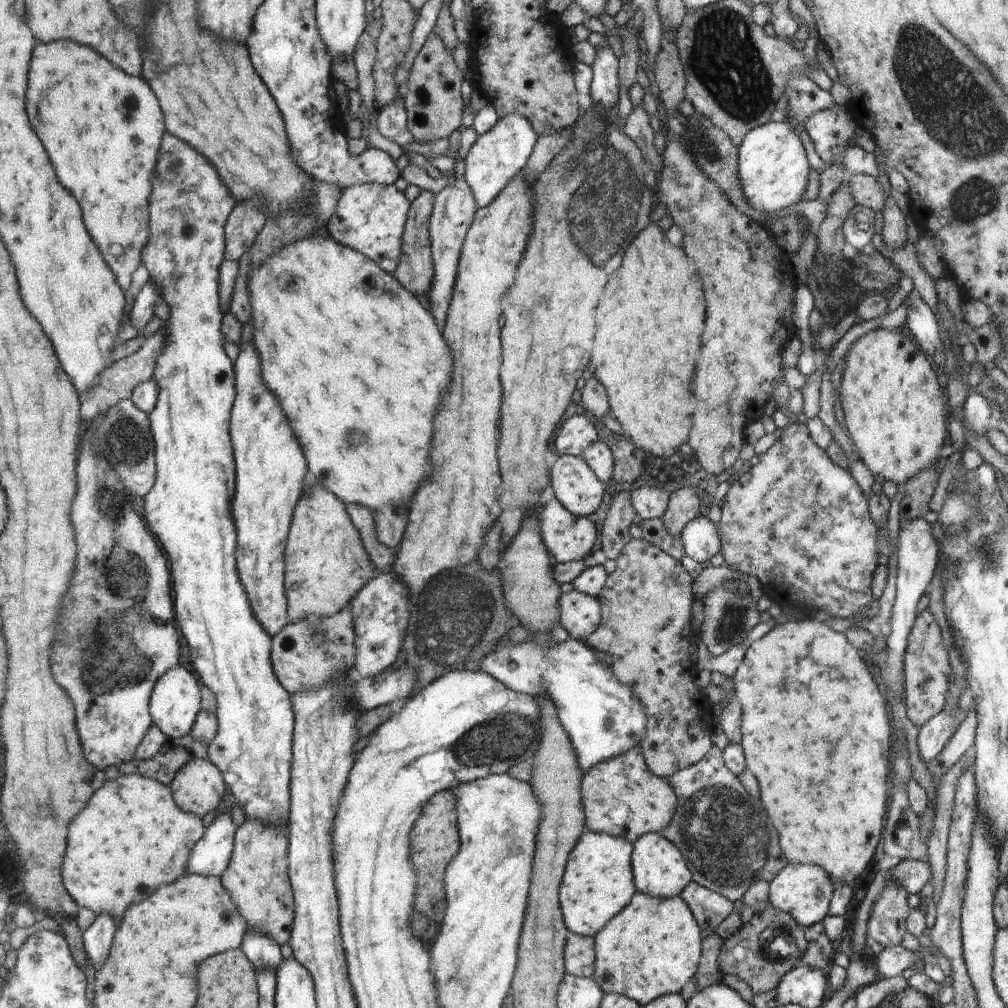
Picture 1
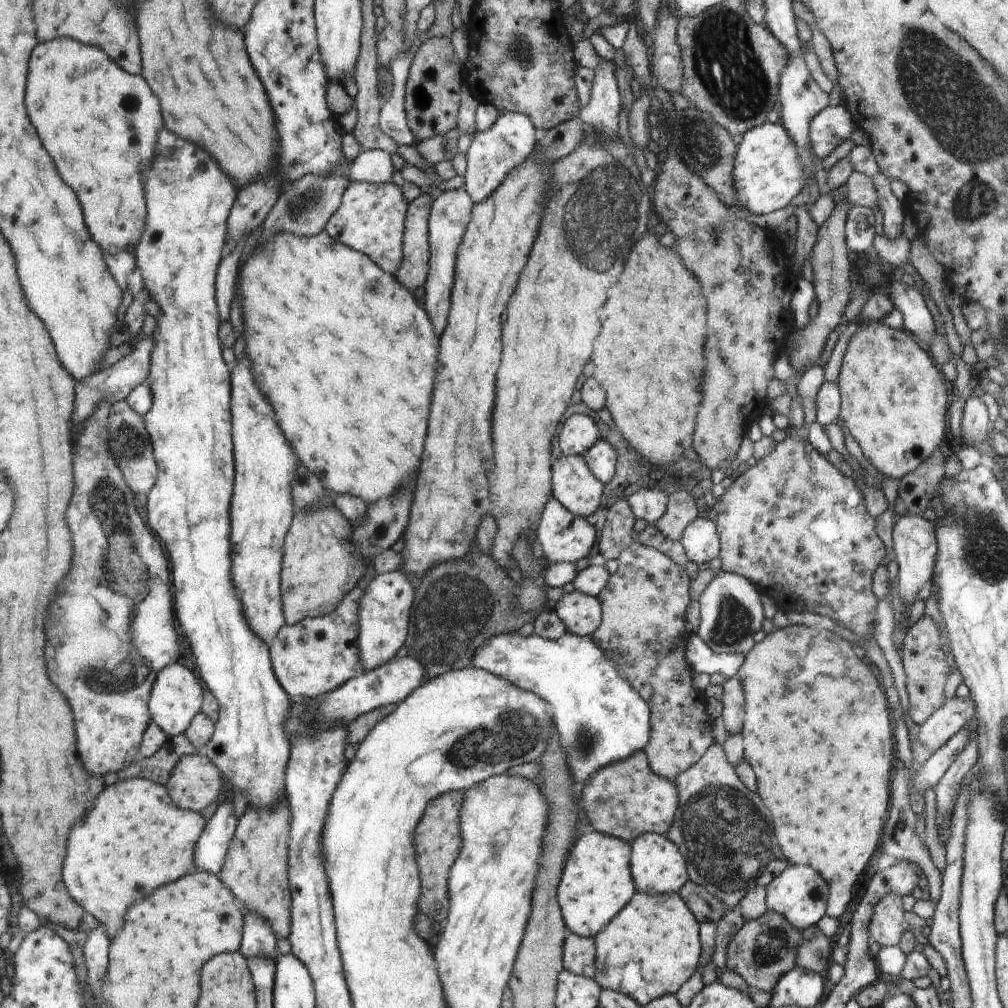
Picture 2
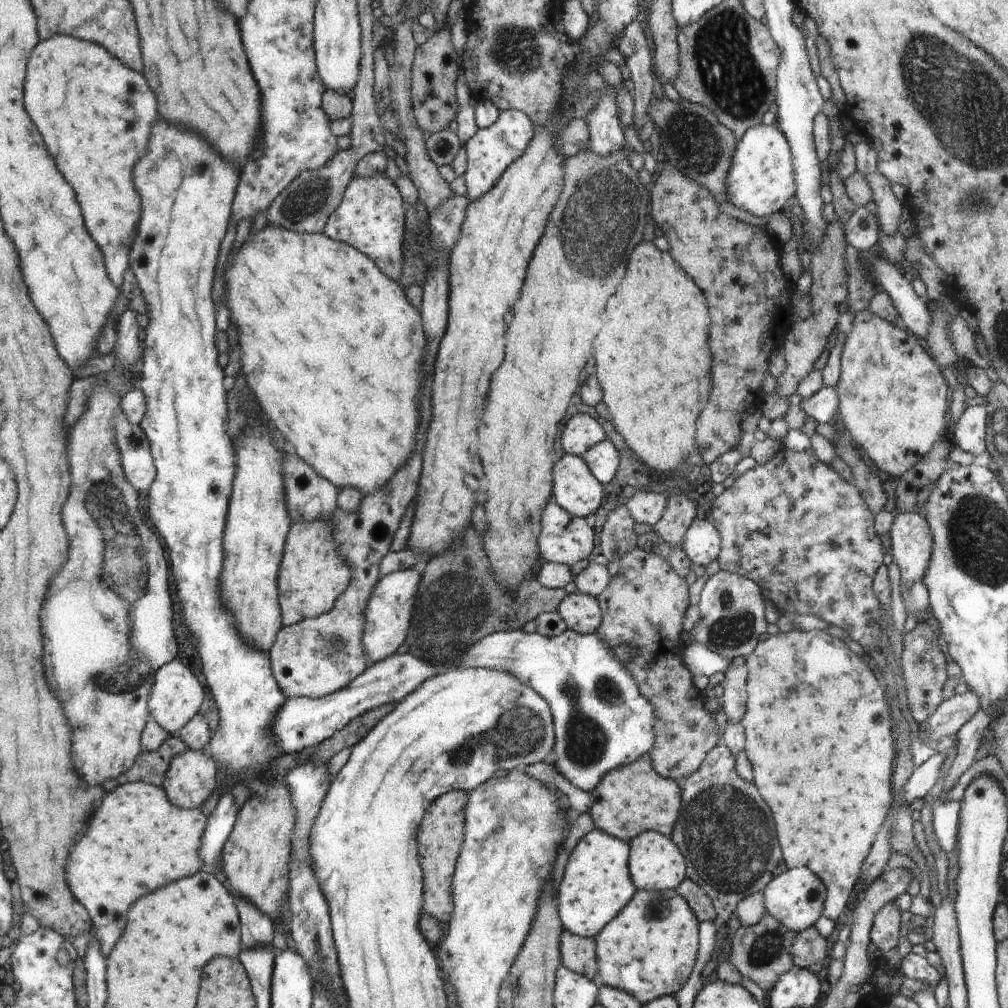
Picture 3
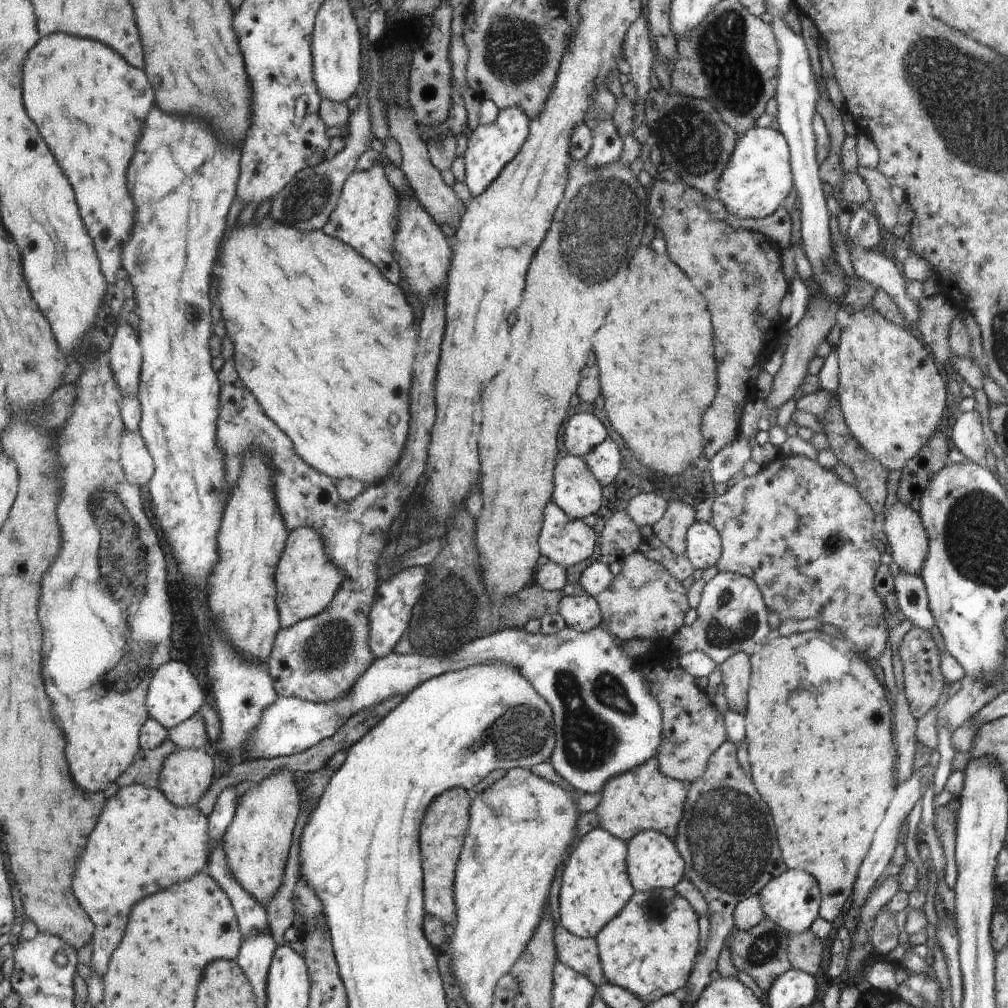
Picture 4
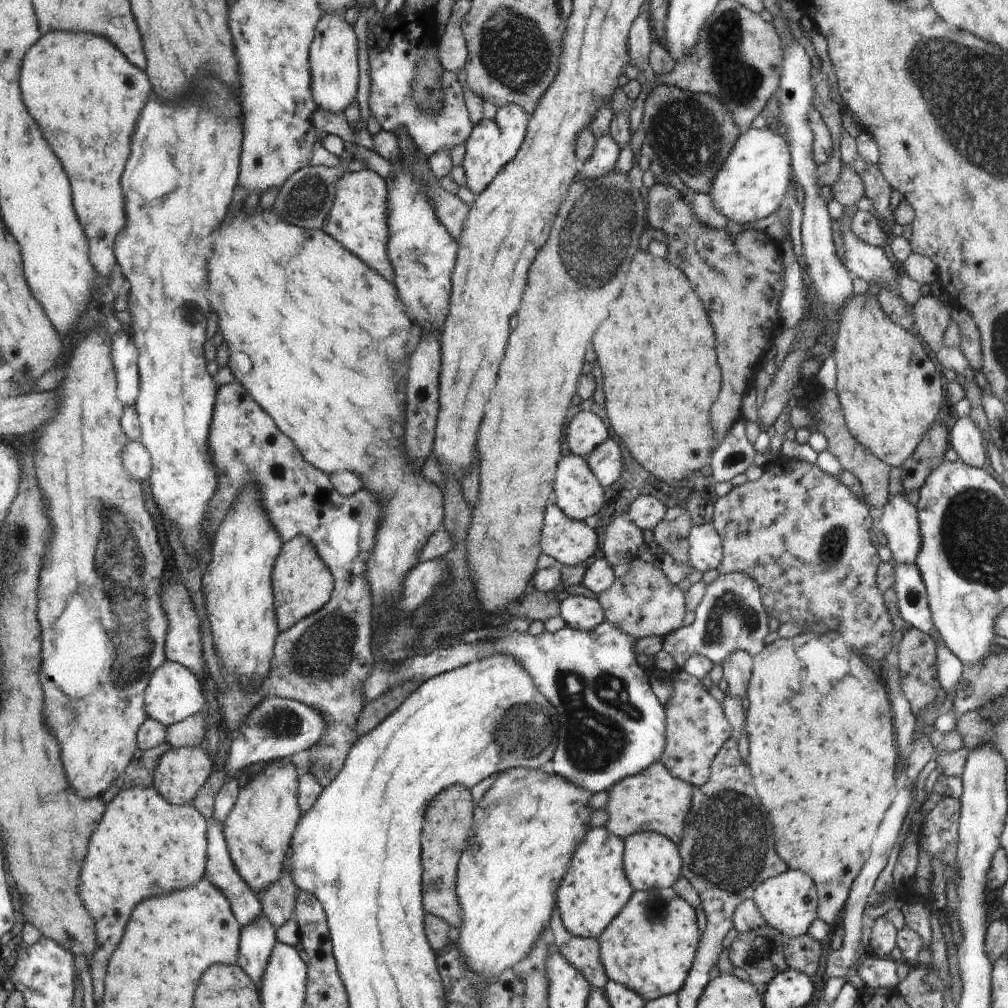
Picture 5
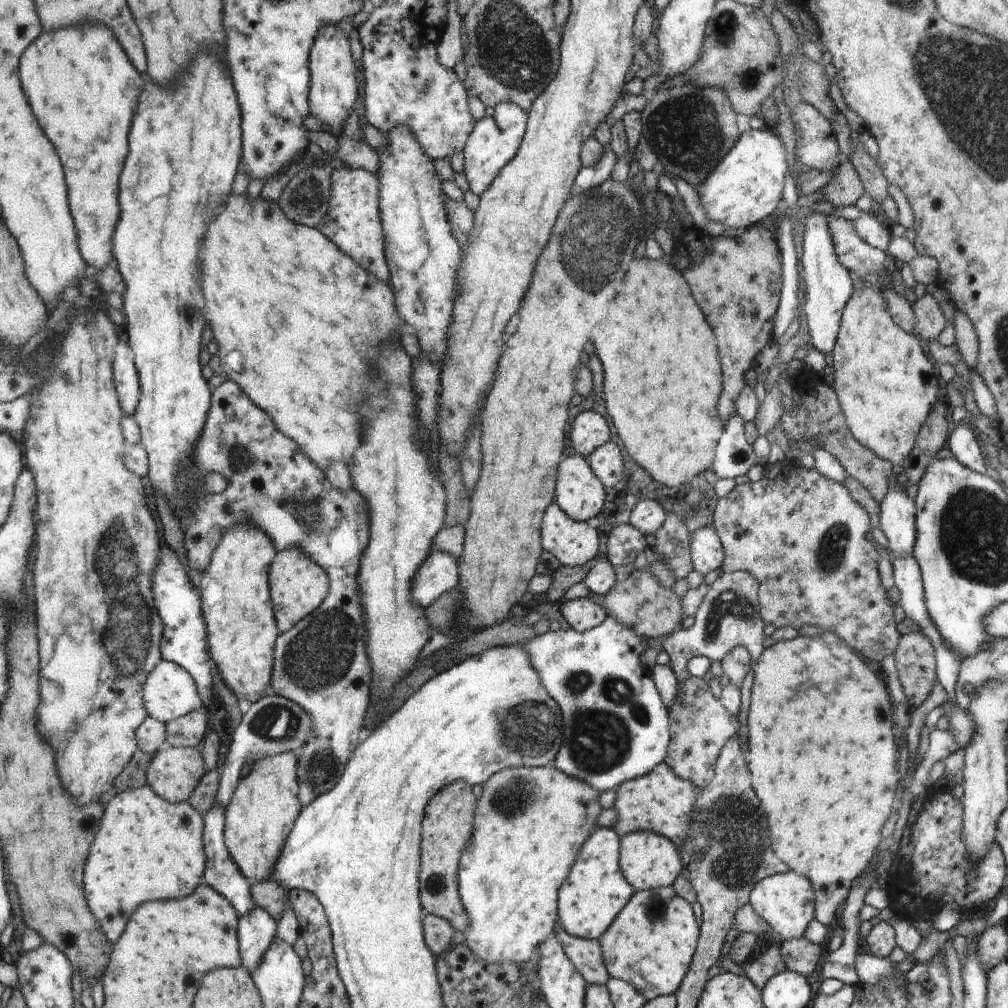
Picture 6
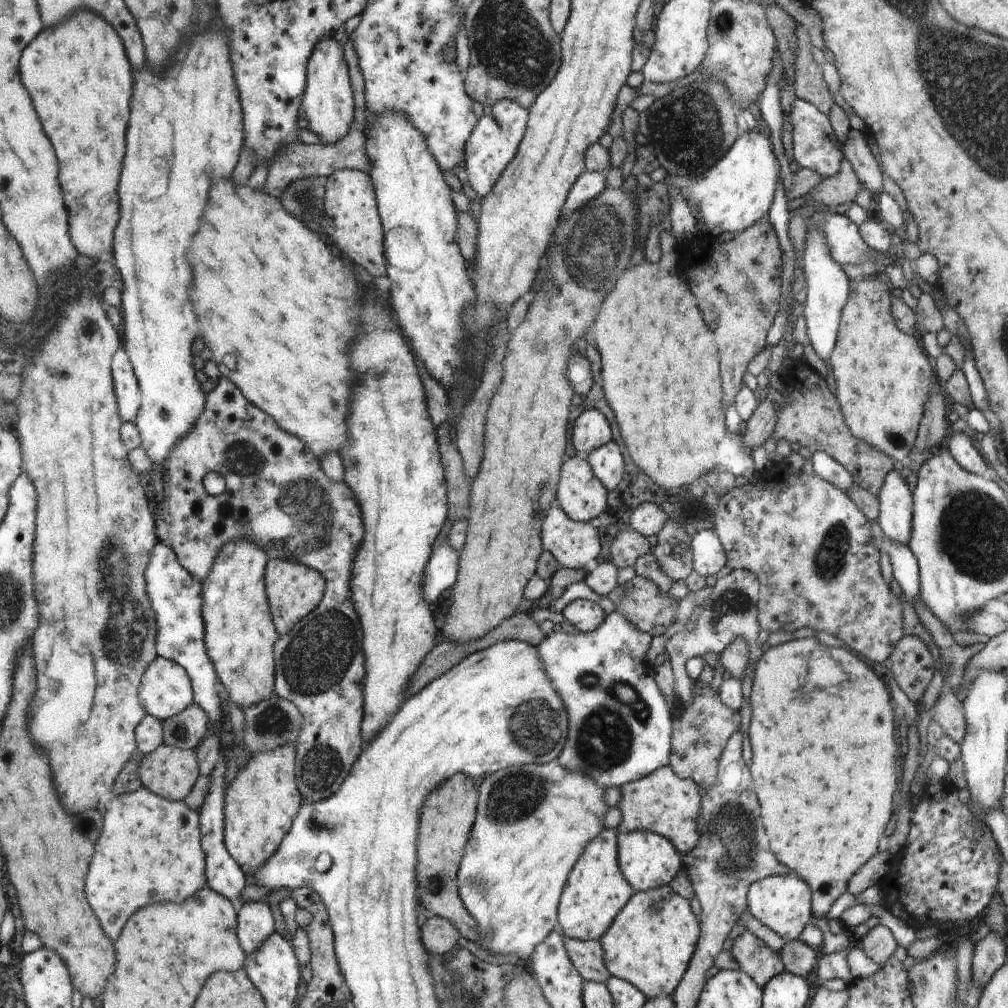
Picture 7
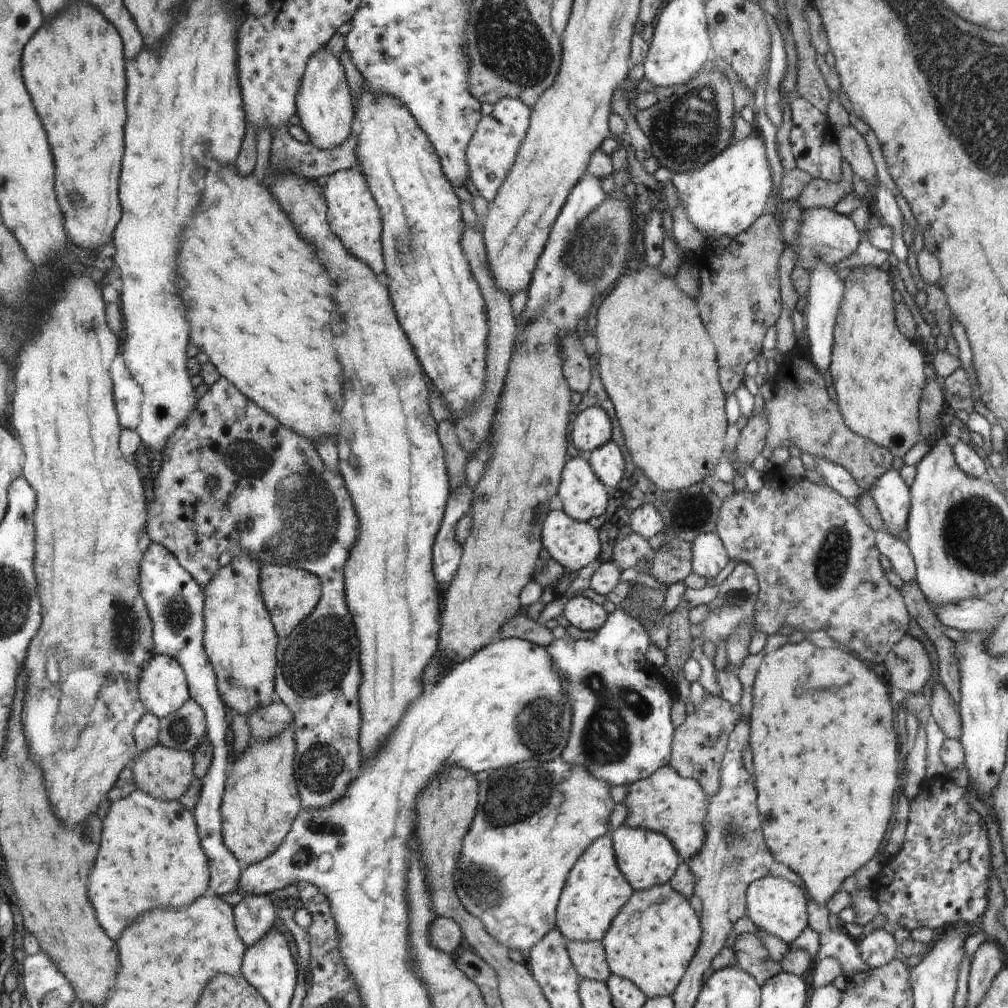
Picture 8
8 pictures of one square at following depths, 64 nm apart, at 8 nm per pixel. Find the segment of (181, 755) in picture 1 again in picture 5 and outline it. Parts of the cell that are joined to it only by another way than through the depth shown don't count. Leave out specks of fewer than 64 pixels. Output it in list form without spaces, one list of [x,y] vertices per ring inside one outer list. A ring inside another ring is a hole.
[[[166,742],[152,750],[139,749],[131,766],[116,780],[115,785],[120,789],[134,787],[152,788],[152,786],[155,786],[155,774],[160,760],[172,748],[174,746],[170,742]]]

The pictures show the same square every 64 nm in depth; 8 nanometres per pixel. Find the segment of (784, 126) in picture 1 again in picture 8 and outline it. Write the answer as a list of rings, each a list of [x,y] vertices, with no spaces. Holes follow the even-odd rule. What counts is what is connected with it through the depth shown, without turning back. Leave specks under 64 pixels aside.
[[[753,132],[746,139],[728,145],[700,170],[675,173],[671,182],[676,188],[678,206],[686,208],[688,218],[711,243],[723,235],[734,238],[746,232],[763,215],[774,186],[766,146]]]

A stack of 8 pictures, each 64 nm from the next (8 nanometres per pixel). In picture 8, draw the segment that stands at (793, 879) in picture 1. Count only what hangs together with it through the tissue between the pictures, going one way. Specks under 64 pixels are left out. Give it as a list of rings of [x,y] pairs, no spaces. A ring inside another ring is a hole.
[[[764,877],[755,880],[748,887],[748,918],[752,920],[762,933],[780,938],[782,942],[791,945],[810,925],[808,916],[808,903],[810,897],[806,889],[799,884],[778,877]]]

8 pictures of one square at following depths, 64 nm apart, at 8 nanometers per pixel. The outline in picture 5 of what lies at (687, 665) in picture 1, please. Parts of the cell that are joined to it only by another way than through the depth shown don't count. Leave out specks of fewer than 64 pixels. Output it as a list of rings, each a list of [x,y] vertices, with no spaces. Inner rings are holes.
[[[636,558],[630,564],[630,570],[622,578],[617,578],[606,592],[599,594],[597,600],[606,609],[605,621],[614,624],[616,628],[637,639],[645,636],[660,636],[664,639],[682,626],[686,614],[684,594],[666,578],[659,566]],[[684,670],[670,672],[672,696],[666,700],[668,714],[668,746],[660,760],[672,774],[692,786],[708,782],[710,765],[718,750],[732,738],[733,729],[726,714],[720,712],[718,702],[702,688],[700,679],[692,678]]]

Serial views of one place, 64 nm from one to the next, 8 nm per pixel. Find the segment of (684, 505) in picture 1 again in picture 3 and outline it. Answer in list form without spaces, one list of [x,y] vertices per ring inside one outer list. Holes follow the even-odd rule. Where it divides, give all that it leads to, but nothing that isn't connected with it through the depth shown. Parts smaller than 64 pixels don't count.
[[[677,495],[670,496],[662,518],[653,529],[666,544],[683,548],[684,535],[697,516],[698,512],[692,502]]]

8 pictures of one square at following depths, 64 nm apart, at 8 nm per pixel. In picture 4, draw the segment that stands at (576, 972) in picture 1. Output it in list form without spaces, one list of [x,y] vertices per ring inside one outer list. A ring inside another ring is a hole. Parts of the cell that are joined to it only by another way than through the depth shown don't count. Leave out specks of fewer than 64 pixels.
[[[560,872],[560,880],[556,880],[556,888],[552,888],[552,918],[556,924],[554,939],[555,947],[558,949],[558,959],[576,972],[589,977],[592,984],[599,989],[607,980],[599,958],[598,941],[595,937],[576,936],[575,933],[568,932],[560,922],[558,894],[562,884],[562,874],[563,872]]]

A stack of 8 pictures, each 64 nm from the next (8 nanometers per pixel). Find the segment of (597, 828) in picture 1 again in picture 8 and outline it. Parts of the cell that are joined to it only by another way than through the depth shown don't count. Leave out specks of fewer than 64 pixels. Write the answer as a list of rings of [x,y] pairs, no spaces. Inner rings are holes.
[[[671,765],[659,768],[654,775],[628,785],[628,793],[623,803],[628,808],[623,823],[630,828],[642,828],[661,833],[678,850],[683,860],[691,859],[704,848],[707,842],[707,818],[711,798],[707,796],[699,781],[682,777]]]

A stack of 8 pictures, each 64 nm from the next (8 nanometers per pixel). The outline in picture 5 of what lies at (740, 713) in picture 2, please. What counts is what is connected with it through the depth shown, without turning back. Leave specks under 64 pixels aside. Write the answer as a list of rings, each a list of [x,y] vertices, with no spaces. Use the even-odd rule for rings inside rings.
[[[736,650],[721,665],[723,666],[723,677],[728,683],[727,694],[732,694],[741,700],[744,699],[751,678],[753,657],[748,652]]]

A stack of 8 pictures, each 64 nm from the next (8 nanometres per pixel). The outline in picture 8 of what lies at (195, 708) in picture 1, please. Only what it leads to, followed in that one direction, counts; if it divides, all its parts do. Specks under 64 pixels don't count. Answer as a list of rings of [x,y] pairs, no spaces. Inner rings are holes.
[[[155,654],[142,674],[140,699],[147,705],[148,713],[153,712],[161,719],[184,708],[188,700],[193,699],[193,696],[186,669],[180,664],[180,661],[172,656]]]

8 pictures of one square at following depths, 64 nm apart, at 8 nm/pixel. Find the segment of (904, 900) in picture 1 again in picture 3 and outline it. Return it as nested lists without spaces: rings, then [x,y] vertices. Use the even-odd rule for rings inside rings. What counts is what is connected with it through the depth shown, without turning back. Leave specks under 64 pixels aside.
[[[896,901],[889,902],[878,910],[870,936],[871,942],[878,948],[878,954],[897,948],[900,938],[900,911]]]

